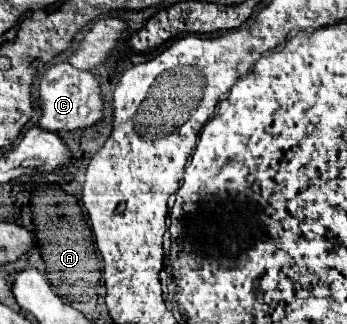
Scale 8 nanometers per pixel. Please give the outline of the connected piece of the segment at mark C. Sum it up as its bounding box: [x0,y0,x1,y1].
[39,62,103,130]

